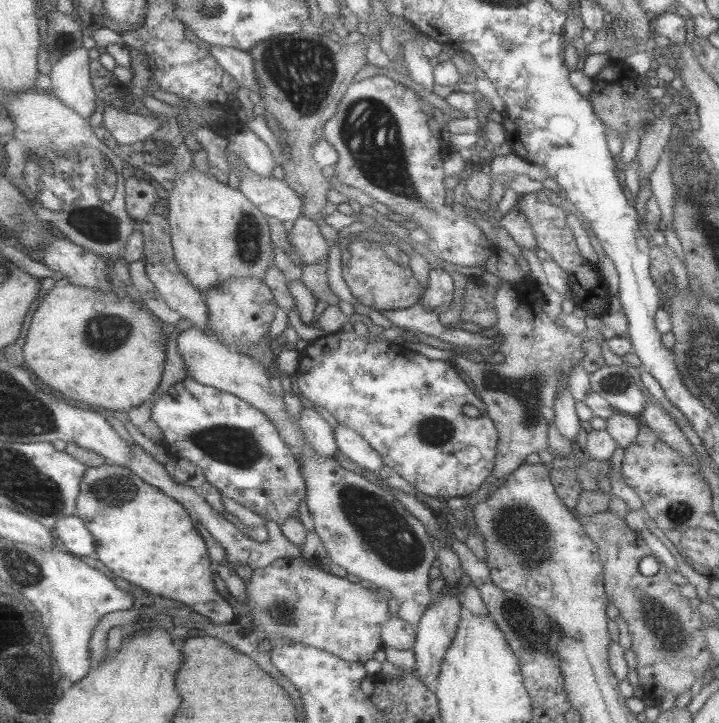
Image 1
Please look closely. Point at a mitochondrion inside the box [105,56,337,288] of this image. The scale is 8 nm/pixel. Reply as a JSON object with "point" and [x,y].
{"point":[247,239]}

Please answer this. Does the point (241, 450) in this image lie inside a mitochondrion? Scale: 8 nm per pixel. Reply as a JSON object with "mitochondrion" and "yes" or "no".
{"mitochondrion":"yes"}

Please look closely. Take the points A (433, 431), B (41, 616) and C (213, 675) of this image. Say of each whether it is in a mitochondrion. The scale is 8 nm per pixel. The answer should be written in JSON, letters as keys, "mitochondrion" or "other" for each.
{"A":"mitochondrion","B":"other","C":"other"}

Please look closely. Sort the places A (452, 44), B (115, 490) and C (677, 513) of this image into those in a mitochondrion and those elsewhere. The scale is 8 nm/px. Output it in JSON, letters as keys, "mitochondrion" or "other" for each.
{"A":"other","B":"mitochondrion","C":"mitochondrion"}

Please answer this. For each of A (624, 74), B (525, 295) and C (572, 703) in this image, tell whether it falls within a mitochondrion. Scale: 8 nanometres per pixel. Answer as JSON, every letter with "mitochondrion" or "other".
{"A":"other","B":"other","C":"other"}

